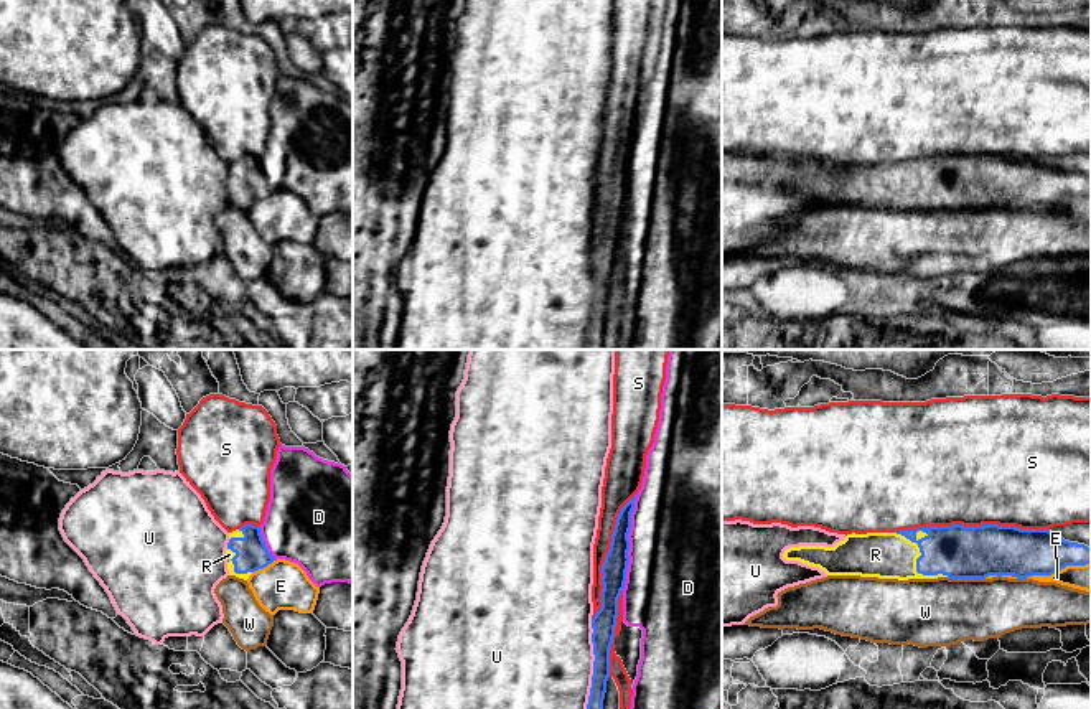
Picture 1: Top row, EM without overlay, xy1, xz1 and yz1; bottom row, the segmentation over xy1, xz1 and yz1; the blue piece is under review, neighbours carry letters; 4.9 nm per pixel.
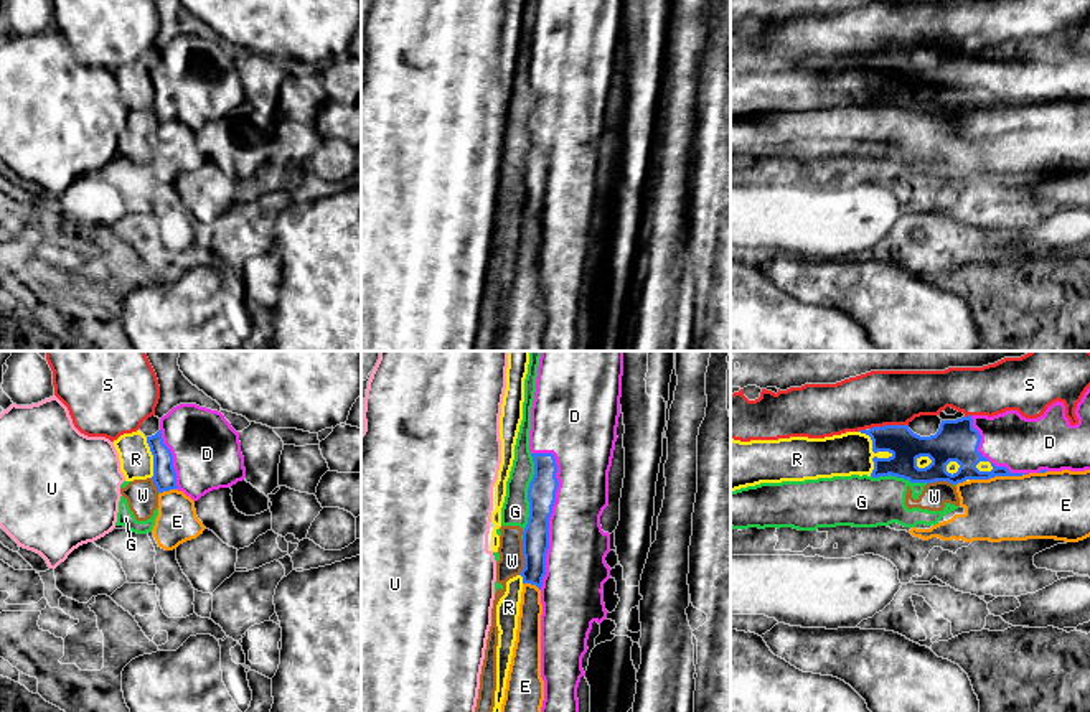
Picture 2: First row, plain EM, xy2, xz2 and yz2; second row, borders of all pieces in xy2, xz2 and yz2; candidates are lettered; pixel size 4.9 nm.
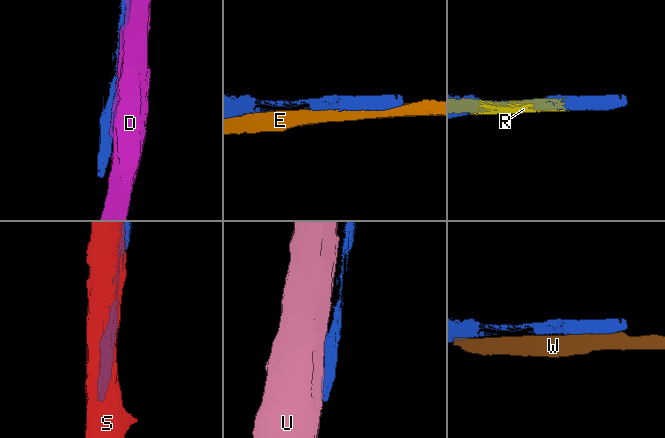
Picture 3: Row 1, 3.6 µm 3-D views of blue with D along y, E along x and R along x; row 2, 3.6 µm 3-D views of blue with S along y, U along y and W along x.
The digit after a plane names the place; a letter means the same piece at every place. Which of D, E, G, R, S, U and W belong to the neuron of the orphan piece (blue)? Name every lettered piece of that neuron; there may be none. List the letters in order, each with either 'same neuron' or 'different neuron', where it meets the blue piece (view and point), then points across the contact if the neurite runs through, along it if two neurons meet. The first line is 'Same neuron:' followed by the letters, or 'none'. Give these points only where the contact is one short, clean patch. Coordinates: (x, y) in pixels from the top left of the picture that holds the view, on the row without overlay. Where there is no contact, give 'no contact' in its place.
Same neuron: R
D: different neuron; meets blue in xz2 at (548, 152)
E: different neuron; meets blue in yz1 at (1057, 201)
G: different neuron; meets blue in xz2 at (528, 124)
R: same neuron; meets blue in yz1 at (917, 193)
S: different neuron; meets blue in yz1 at (971, 157)
U: different neuron; meets blue in xz1 at (594, 299)
W: different neuron; meets blue in yz1 at (966, 208)

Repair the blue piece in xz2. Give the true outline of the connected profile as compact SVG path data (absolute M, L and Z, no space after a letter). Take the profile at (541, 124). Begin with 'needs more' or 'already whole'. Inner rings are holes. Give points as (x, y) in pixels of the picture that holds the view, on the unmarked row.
needs more | M531 84L534 107L528 119L529 148L523 162L524 199L506 213L506 222L496 236L496 321L491 351L500 351L506 310L516 272L521 222L524 214L543 218L546 206L546 185L549 180L549 148L556 134L559 112L552 84Z

